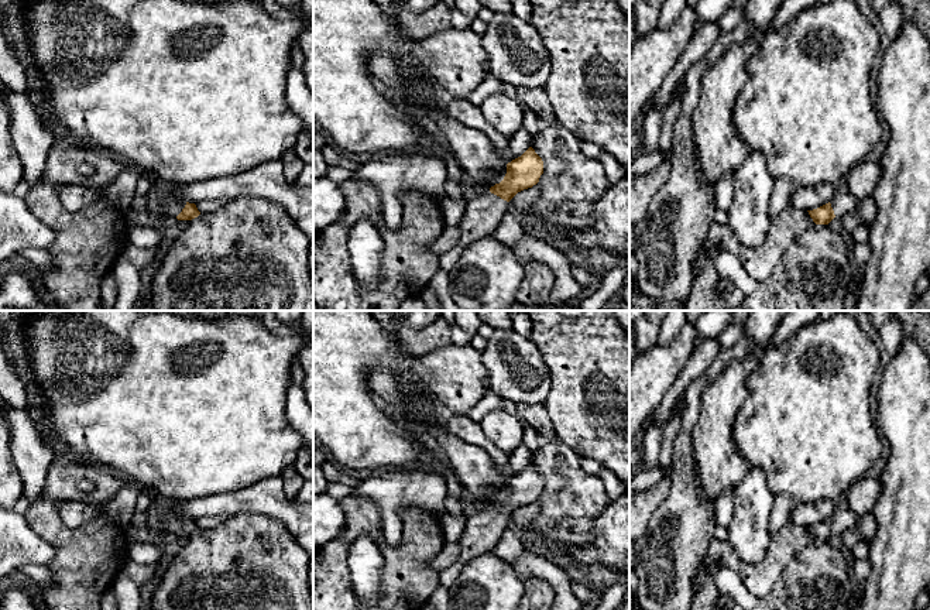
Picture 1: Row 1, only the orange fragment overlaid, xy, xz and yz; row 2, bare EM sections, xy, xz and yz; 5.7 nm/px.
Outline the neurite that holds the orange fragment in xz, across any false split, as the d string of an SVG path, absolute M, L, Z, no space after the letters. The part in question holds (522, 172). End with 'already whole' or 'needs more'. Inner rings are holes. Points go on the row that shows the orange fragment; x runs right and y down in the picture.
M529 147L521 157L507 164L507 174L500 184L483 191L467 202L467 210L459 225L457 244L439 256L439 267L447 274L466 247L491 236L502 217L511 212L509 201L521 191L532 188L543 174L543 161Z; needs more

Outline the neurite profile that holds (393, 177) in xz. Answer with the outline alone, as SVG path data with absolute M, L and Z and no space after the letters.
M398 152L360 164L353 179L368 182L380 192L385 225L395 230L402 222L402 195L419 191L442 201L447 171L442 155Z

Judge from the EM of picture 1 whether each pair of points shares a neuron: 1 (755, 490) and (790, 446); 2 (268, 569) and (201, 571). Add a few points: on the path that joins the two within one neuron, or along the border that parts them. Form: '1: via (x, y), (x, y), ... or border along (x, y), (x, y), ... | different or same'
1: border along (748, 468), (758, 468), (775, 494) | different
2: via (251, 571), (218, 571) | same

